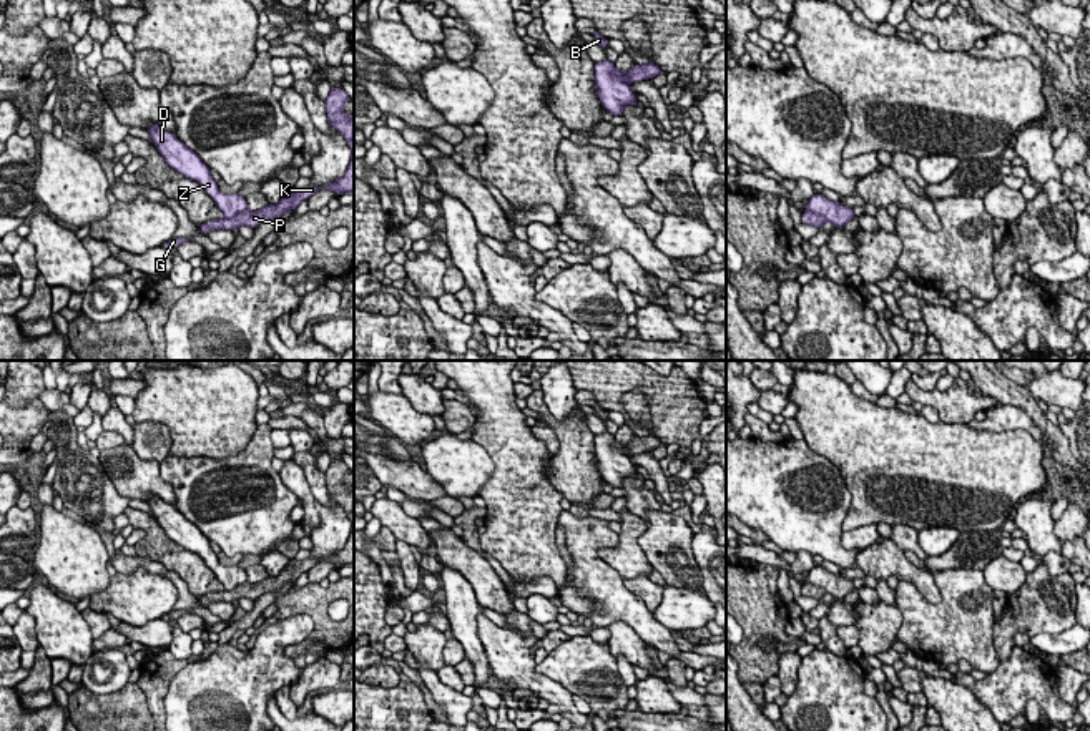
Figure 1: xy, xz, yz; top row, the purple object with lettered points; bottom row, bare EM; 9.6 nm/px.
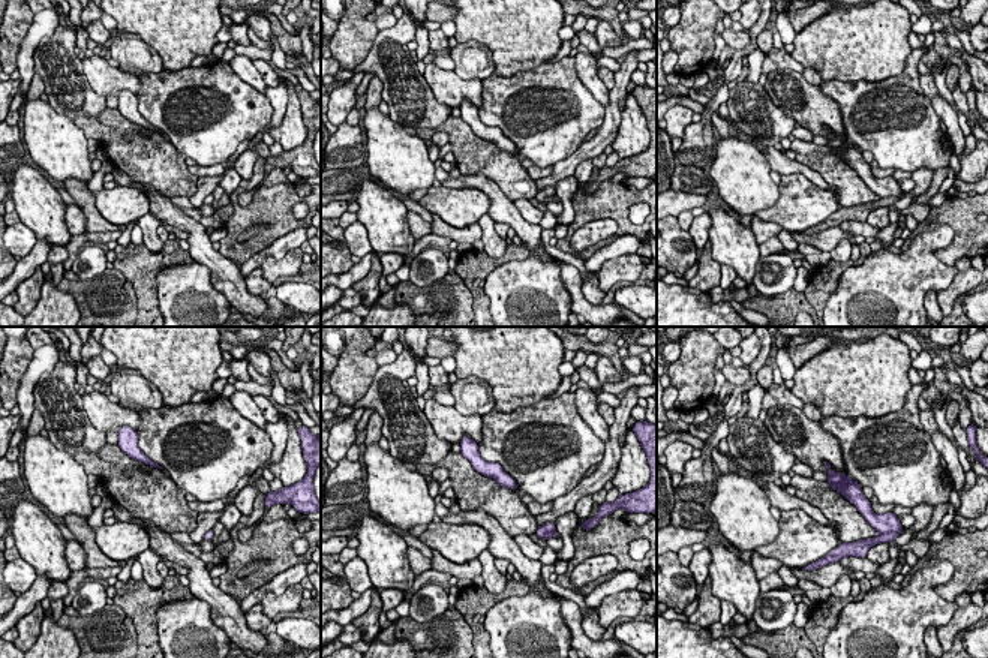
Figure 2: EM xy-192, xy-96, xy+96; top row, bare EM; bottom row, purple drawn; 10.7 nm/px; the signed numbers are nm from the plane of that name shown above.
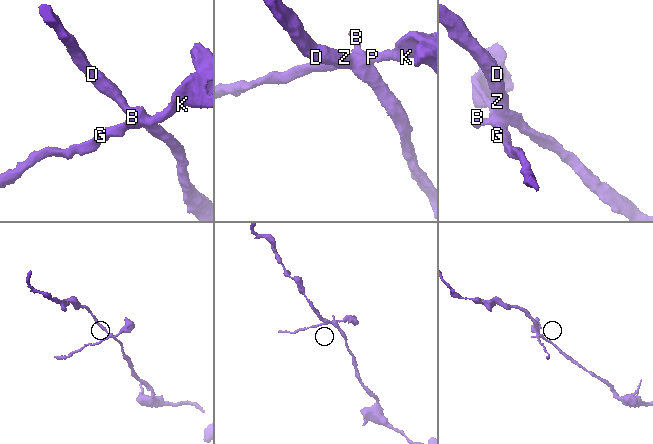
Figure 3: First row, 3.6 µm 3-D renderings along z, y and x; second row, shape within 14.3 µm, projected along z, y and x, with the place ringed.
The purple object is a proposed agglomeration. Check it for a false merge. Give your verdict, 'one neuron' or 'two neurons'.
two neurons

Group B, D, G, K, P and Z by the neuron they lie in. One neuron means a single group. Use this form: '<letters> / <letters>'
B D Z / G K P

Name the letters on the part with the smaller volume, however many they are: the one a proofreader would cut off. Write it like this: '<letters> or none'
G, K, P

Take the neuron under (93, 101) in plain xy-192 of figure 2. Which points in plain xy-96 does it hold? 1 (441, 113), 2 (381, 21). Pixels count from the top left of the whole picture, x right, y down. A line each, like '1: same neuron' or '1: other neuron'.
1: same neuron
2: other neuron

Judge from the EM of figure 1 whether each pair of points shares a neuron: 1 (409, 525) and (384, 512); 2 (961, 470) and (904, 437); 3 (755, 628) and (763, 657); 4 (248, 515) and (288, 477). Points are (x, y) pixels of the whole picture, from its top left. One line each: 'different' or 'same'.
1: same
2: same
3: same
4: different

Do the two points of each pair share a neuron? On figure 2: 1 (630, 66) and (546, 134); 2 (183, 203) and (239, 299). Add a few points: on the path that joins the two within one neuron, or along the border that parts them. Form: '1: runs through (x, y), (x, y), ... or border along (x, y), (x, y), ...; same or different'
1: border along (606, 107), (603, 122), (597, 128); different
2: border along (168, 198), (198, 222); different

